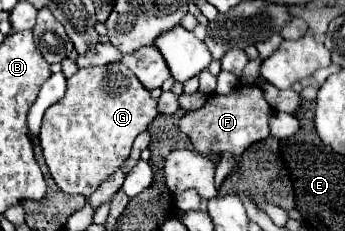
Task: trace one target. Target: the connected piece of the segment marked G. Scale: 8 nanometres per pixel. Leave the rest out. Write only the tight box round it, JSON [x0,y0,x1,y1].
[39,63,157,197]

